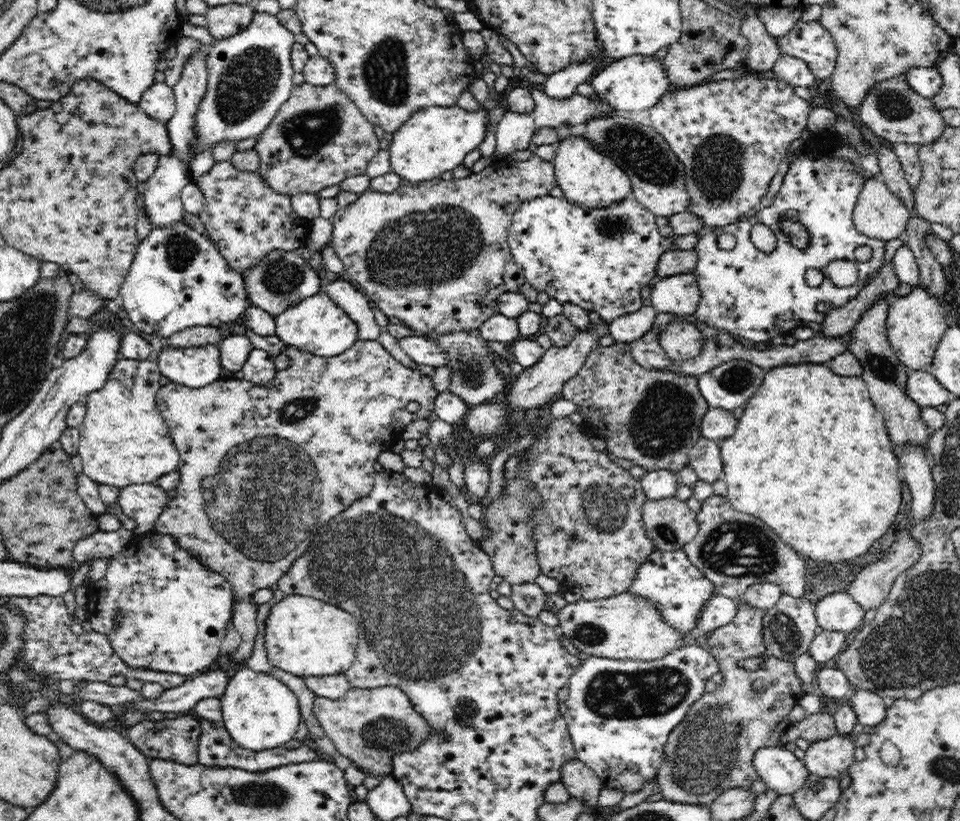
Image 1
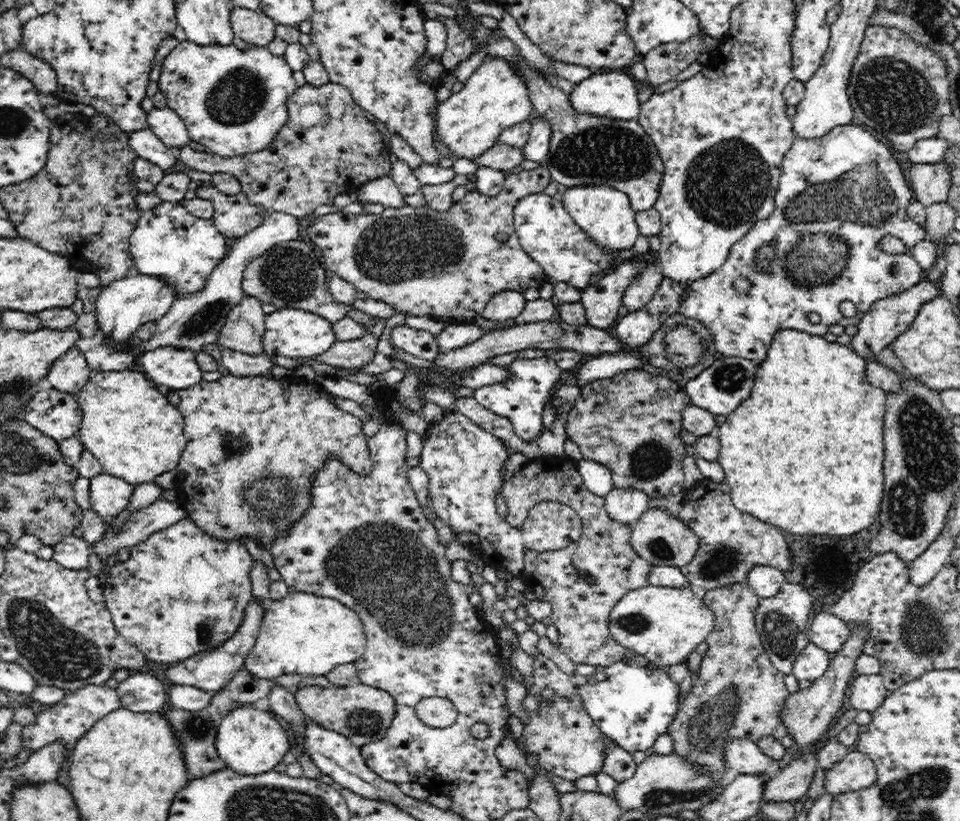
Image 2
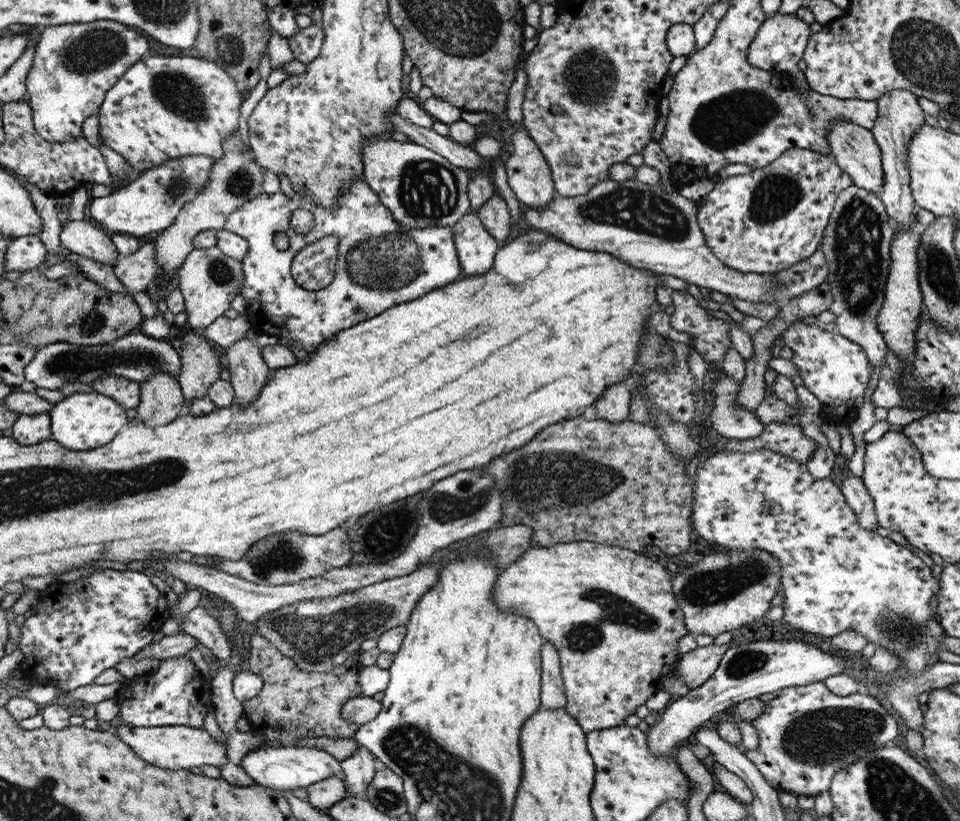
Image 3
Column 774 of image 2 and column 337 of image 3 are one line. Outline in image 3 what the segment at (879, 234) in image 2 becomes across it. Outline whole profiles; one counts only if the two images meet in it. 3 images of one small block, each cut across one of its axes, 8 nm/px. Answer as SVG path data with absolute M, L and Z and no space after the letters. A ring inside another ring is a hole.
M363 176L354 179L343 190L343 195L337 200L337 204L339 204L337 209L327 209L319 207L310 195L304 193L295 193L290 198L283 191L275 194L263 193L232 212L224 226L226 230L232 230L248 241L248 254L241 260L244 276L241 295L248 304L247 317L250 318L251 328L256 329L260 335L268 334L268 336L277 336L278 339L296 340L304 346L307 353L317 351L322 343L347 328L374 318L398 304L422 298L434 289L452 284L454 280L462 277L451 227L404 228L397 223L391 210L382 204L379 196L370 188ZM296 209L309 210L313 214L315 223L306 235L298 235L290 226L291 214ZM277 232L285 232L290 239L290 246L284 252L280 252L274 246L274 235ZM328 236L338 240L338 264L336 264L333 282L320 290L306 290L292 277L292 260L300 250Z

